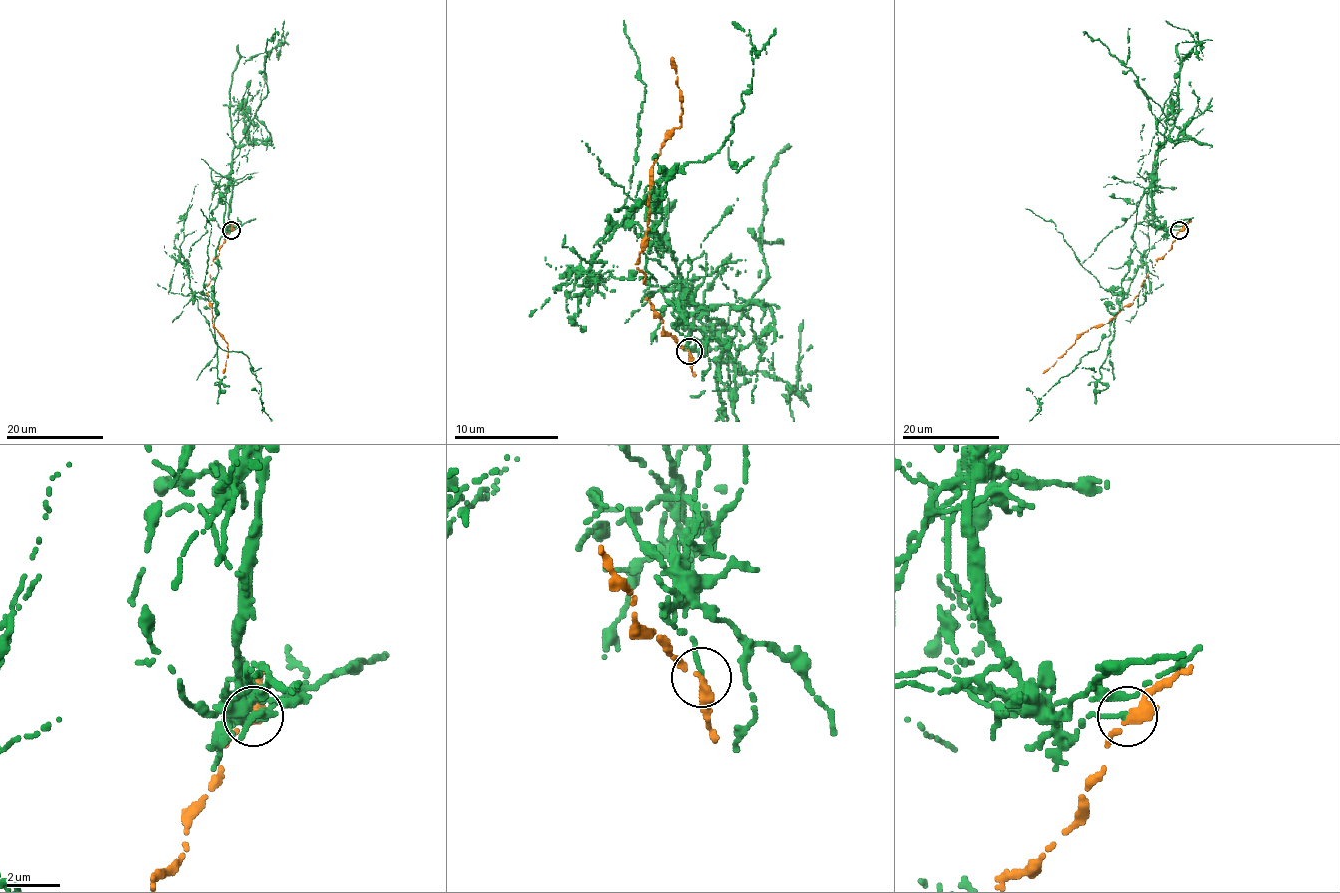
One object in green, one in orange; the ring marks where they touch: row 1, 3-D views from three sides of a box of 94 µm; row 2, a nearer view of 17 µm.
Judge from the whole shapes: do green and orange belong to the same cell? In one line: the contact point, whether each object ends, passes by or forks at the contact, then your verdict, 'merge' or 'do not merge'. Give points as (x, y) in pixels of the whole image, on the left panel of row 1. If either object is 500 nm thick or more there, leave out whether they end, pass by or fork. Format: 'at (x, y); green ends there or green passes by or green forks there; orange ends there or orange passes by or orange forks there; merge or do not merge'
at (231, 230); green ends there; orange passes by; do not merge

